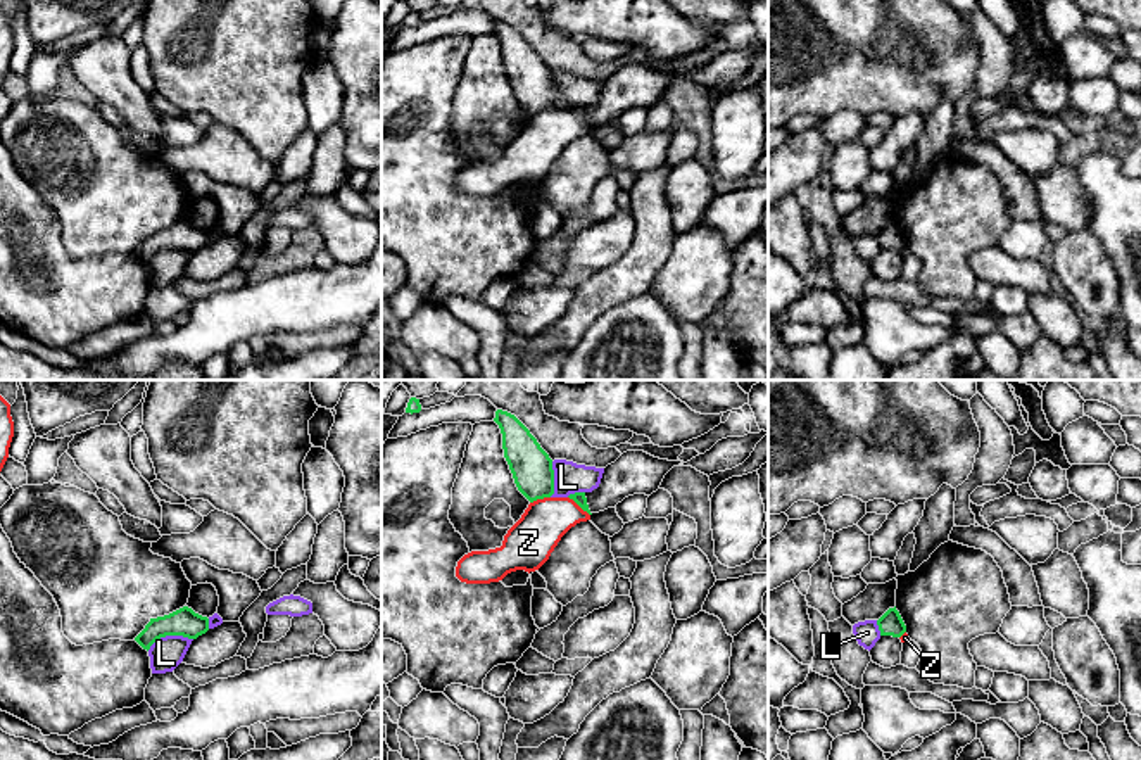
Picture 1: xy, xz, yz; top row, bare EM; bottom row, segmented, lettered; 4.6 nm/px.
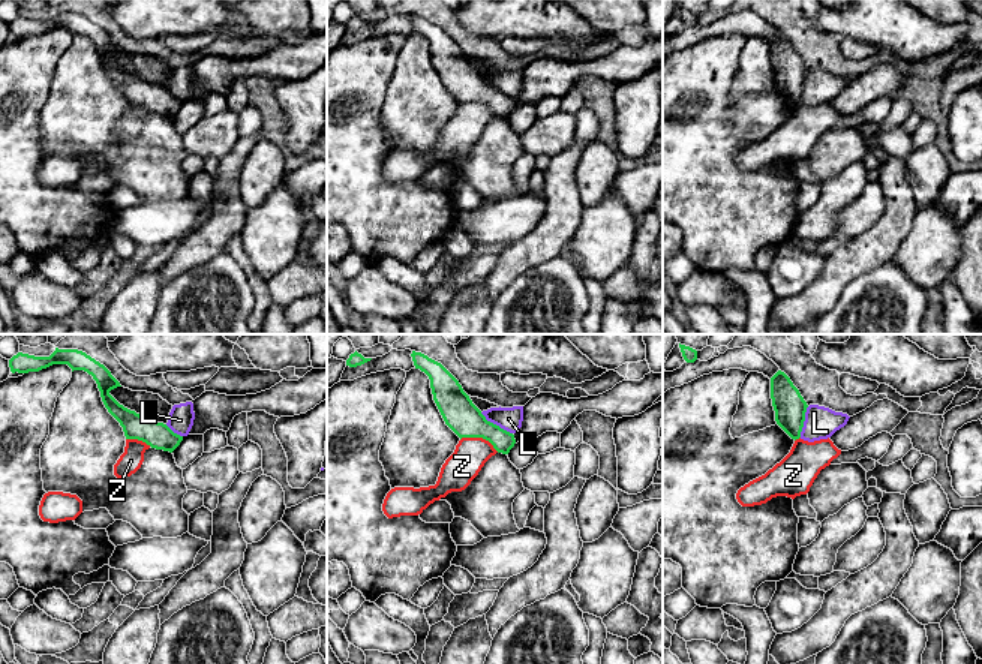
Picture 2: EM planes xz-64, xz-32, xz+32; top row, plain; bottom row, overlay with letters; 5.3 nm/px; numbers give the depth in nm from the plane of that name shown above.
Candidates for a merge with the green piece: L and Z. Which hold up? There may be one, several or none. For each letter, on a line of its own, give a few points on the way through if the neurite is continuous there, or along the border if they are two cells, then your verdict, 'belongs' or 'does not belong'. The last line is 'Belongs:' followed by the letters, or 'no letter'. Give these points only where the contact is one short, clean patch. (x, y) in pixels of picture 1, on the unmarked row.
L: border along xy (192, 251), (161, 249), (147, 263); does not belong
Z: runs through xz (579, 111), (579, 118), (553, 130), (535, 147); belongs
Belongs: Z

